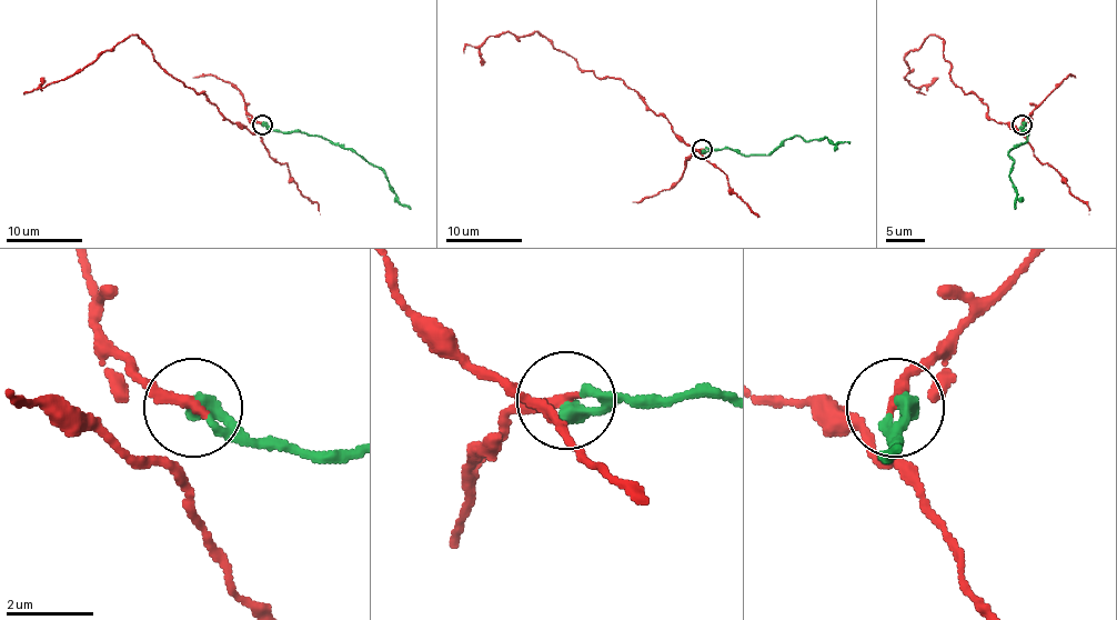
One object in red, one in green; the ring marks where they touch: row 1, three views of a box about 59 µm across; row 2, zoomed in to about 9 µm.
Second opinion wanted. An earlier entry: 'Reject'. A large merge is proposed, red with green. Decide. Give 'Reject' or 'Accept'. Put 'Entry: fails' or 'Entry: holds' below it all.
Accept
Entry: fails

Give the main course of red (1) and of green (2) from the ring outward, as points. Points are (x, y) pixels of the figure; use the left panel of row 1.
1: (262, 123), (260, 133), (252, 133), (230, 121), (214, 104), (169, 76), (134, 36), (81, 70), (23, 94)
2: (262, 123), (281, 131), (329, 139), (360, 154), (384, 173), (395, 198), (411, 209)

